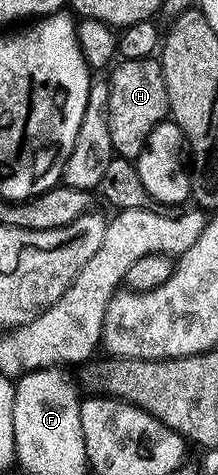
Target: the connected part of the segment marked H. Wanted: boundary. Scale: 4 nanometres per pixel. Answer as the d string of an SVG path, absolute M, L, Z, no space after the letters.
M155 57L120 58L110 71L111 79L106 80L109 141L113 141L113 149L118 158L134 161L138 159L141 149L147 143L149 133L153 133L158 123L164 122L169 115L169 97L165 89L163 65Z

